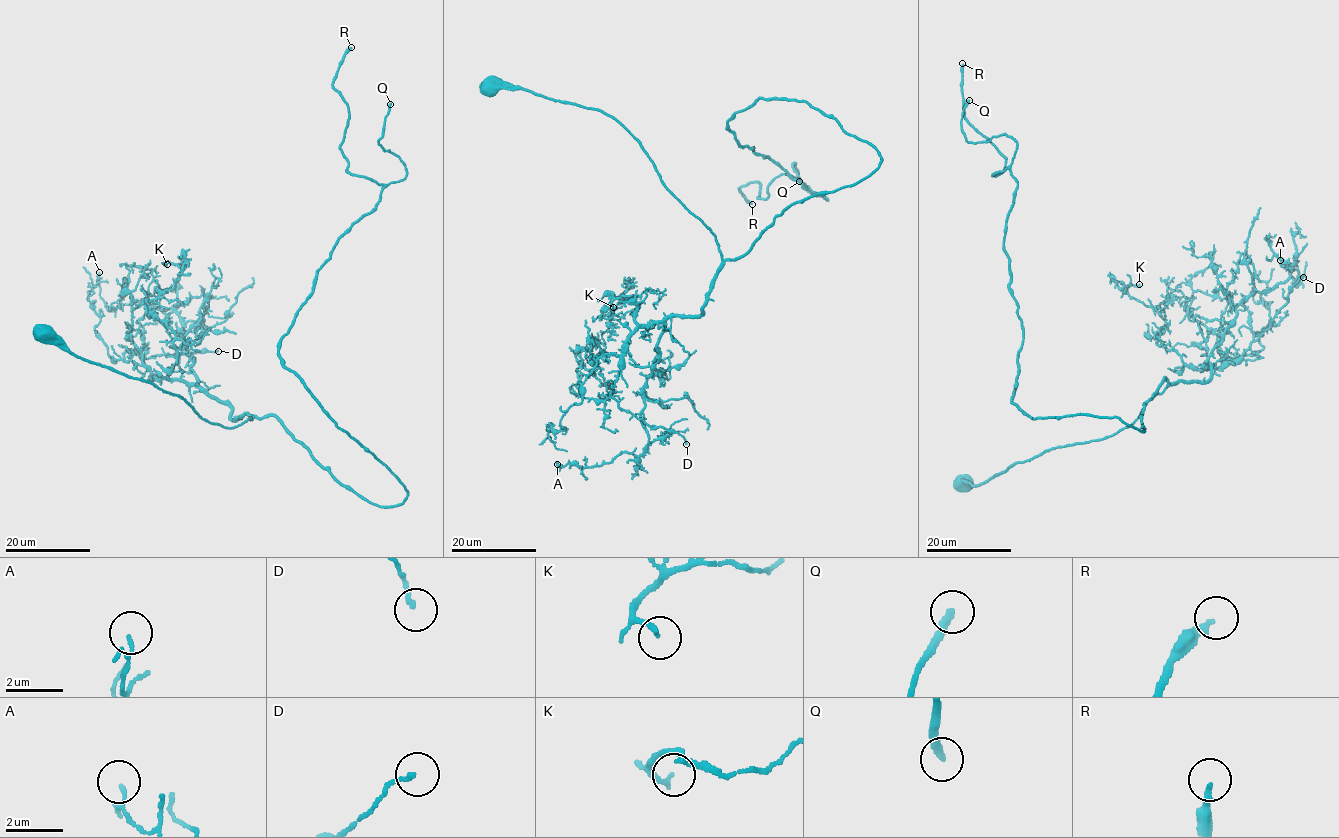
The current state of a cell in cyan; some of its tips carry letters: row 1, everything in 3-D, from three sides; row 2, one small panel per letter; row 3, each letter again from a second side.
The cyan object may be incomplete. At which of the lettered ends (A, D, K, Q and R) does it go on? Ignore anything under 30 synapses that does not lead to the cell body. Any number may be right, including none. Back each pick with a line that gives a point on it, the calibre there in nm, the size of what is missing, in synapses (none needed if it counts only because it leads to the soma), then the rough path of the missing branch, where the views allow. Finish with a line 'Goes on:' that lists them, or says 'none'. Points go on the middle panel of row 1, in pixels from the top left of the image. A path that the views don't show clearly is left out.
Q: Place: (799, 181). Thickness 280 nm. Roughly 70 synapses. Course of what is missing: (799, 181), (811, 191), (773, 232), (773, 239), (782, 248), (816, 258), (871, 237)
R: Place: (752, 204). Thickness 240 nm. Roughly 120 synapses. Course of what is missing: (752, 204), (756, 212), (747, 260), (753, 302), (752, 316), (743, 339), (743, 360), (748, 368), (768, 374)
Goes on: Q, R

